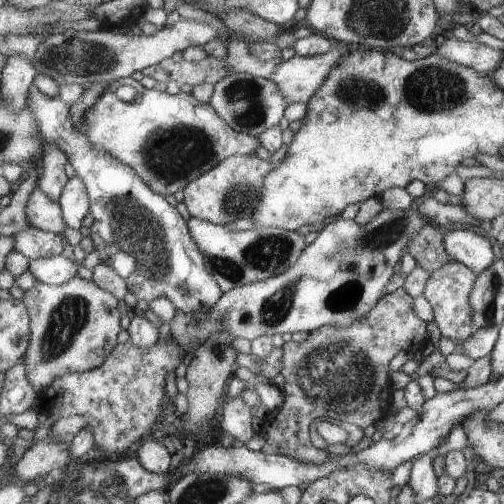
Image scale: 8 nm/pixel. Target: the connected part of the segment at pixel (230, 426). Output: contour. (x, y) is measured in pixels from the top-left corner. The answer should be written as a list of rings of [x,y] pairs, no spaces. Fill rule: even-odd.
[[[226,396],[221,412],[224,417],[220,422],[221,431],[233,437],[240,445],[249,444],[249,440],[253,438],[253,432],[255,432],[255,419],[251,406],[241,396],[239,396],[239,400],[237,398],[229,400]]]

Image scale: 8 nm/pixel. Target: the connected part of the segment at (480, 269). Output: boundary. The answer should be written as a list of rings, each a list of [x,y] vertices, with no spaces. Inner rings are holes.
[[[467,228],[446,232],[444,245],[453,260],[462,262],[478,275],[483,274],[499,258],[496,244]]]

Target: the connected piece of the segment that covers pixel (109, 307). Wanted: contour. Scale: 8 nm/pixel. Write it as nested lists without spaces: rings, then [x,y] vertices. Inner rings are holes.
[[[87,275],[75,276],[61,285],[37,282],[25,292],[23,298],[31,316],[31,344],[22,359],[27,366],[27,380],[37,390],[37,396],[43,394],[51,382],[67,372],[84,373],[99,368],[111,356],[119,342],[121,328],[121,310],[119,300],[104,288],[99,288]]]

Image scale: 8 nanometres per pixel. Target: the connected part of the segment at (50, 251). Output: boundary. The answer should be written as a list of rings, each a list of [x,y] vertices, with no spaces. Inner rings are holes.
[[[27,226],[27,230],[17,232],[13,238],[15,250],[22,252],[31,260],[60,255],[67,246],[67,240],[59,233],[41,230],[36,226]]]

